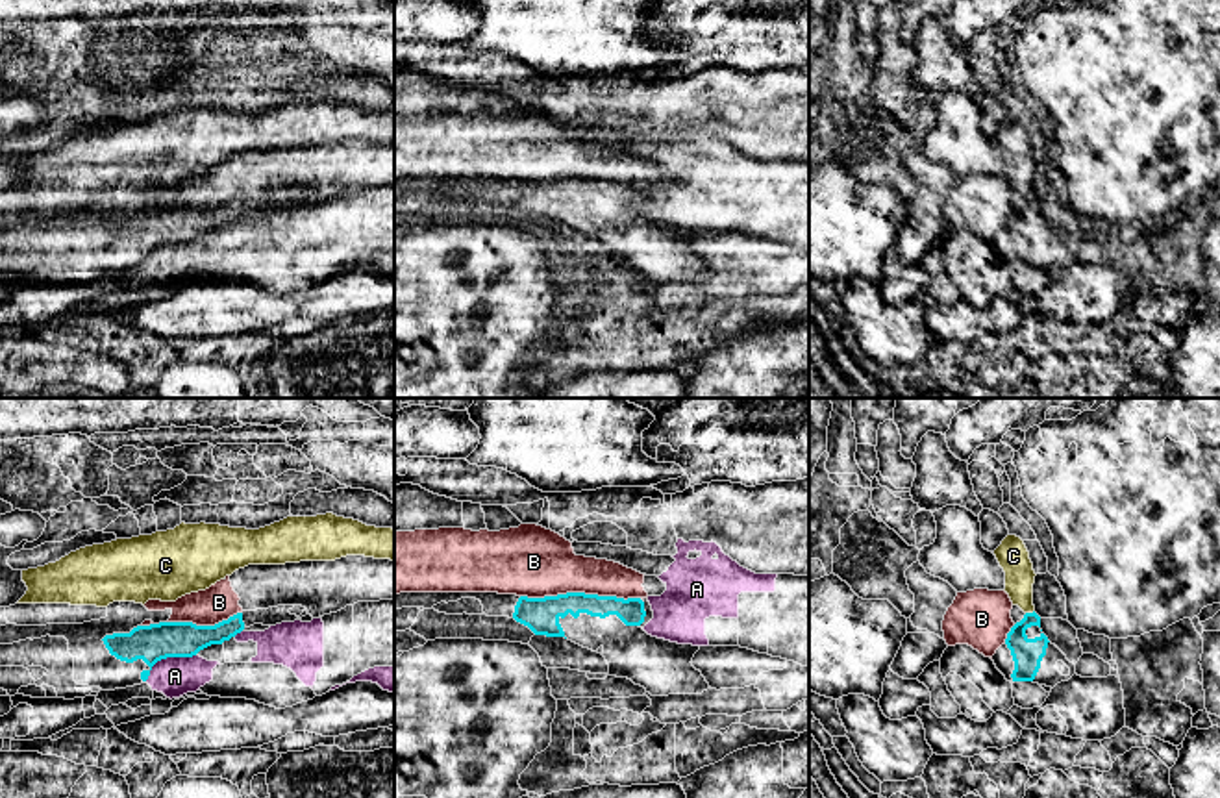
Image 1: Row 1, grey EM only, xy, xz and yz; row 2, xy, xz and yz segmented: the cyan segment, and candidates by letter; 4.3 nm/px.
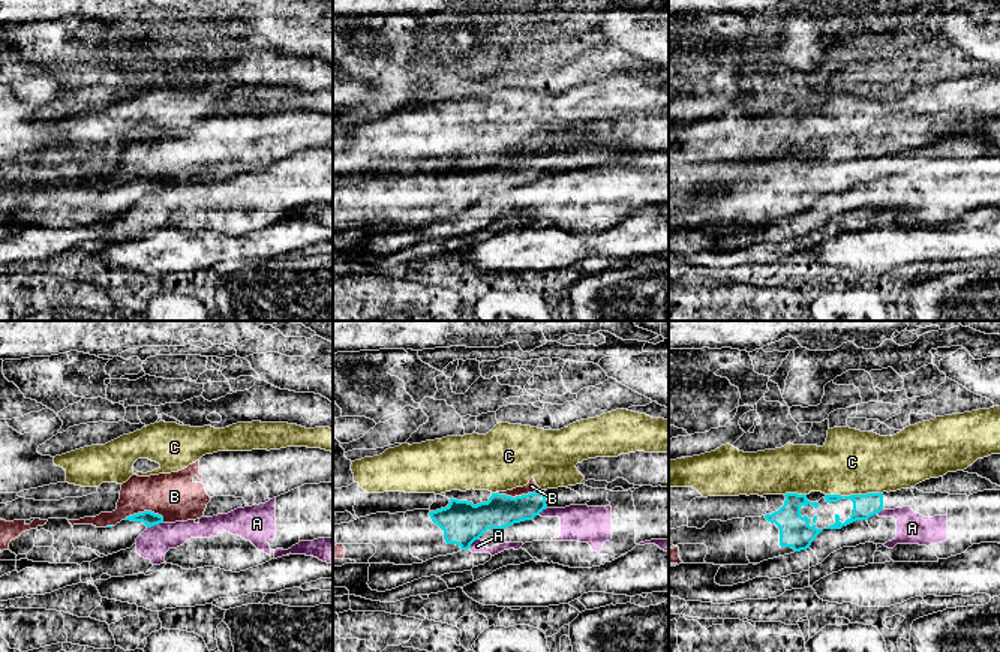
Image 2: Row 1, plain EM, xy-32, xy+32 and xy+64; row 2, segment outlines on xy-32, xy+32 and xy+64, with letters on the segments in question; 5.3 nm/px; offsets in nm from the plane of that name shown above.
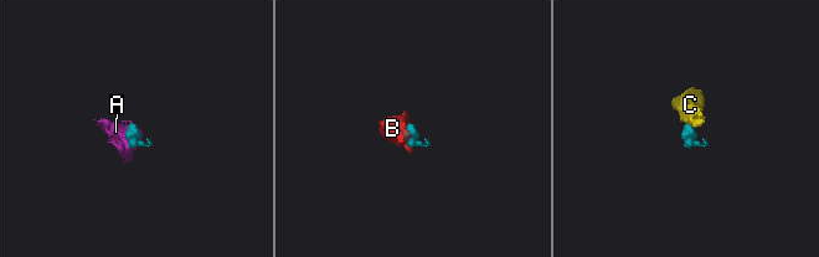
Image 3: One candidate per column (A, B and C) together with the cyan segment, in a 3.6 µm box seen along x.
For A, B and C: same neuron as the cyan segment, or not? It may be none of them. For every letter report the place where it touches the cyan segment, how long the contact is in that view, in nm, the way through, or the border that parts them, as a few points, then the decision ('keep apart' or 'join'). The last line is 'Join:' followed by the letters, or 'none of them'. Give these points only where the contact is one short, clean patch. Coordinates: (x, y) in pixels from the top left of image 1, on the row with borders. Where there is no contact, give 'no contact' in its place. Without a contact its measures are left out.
A: contact xy (167, 656); length 260 nm; border xy (195, 654), (160, 660), (145, 680); keep apart
B: contact xz (580, 593); length 500 nm; keep apart
C: contact yz (1030, 613); length 40 nm; keep apart
Join: none of them

